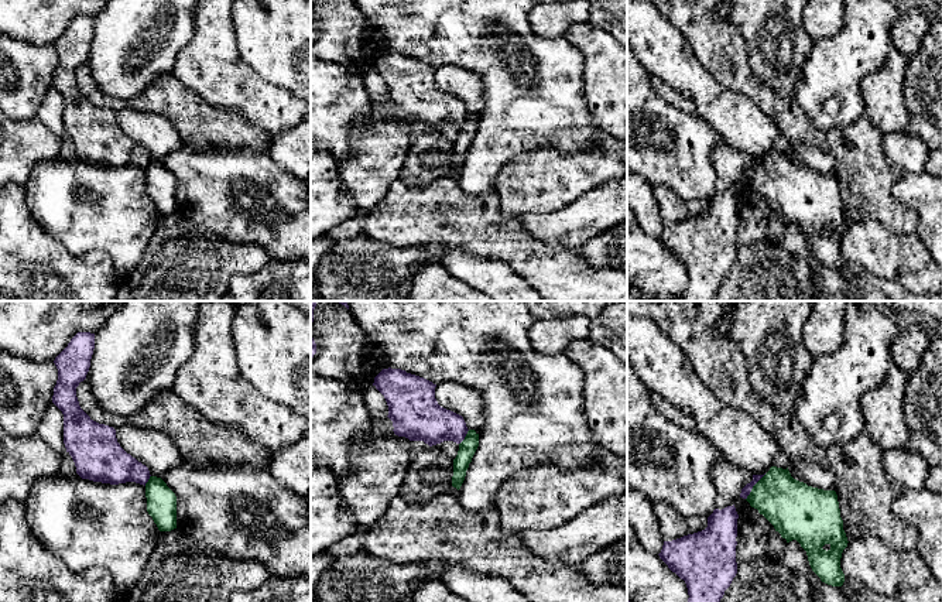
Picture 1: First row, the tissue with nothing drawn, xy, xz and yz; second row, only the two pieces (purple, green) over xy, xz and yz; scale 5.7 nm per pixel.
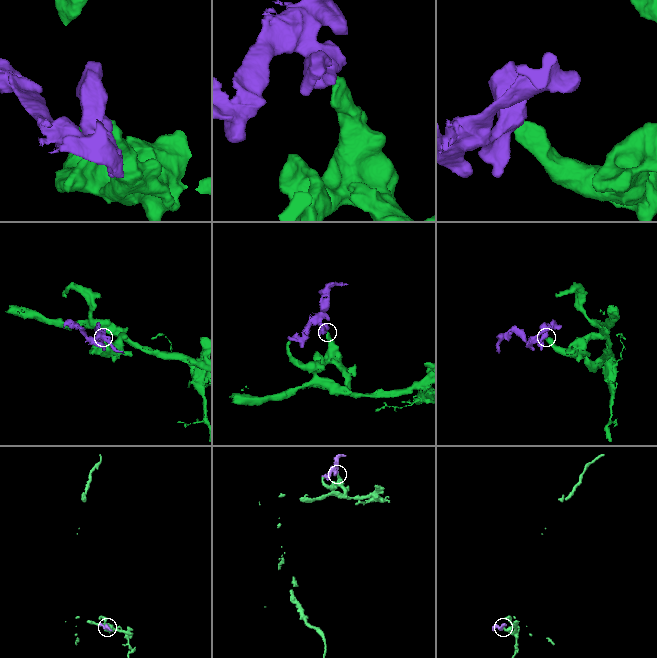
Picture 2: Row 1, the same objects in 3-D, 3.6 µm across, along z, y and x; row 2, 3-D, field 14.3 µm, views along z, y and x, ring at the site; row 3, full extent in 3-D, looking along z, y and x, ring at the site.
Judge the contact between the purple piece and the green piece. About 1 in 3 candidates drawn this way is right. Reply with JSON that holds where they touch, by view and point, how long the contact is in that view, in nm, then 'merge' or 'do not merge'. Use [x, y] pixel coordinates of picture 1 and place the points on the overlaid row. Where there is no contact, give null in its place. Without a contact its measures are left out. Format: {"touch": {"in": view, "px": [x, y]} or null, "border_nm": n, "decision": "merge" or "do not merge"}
{"touch": {"in": "yz", "px": [753, 485]}, "border_nm": 190, "decision": "do not merge"}

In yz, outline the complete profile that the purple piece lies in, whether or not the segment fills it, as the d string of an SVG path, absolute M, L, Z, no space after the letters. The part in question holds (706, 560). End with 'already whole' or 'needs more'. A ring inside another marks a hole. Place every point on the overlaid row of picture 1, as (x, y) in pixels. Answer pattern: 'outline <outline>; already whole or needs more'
outline M734 504L715 509L702 531L664 541L660 558L685 581L688 602L720 602L737 574Z; already whole

